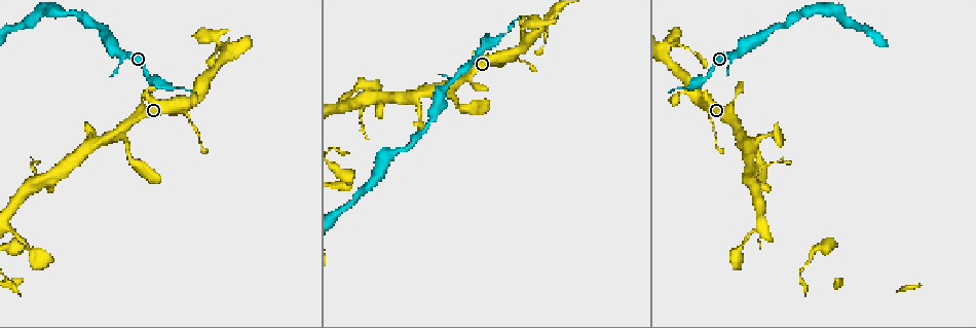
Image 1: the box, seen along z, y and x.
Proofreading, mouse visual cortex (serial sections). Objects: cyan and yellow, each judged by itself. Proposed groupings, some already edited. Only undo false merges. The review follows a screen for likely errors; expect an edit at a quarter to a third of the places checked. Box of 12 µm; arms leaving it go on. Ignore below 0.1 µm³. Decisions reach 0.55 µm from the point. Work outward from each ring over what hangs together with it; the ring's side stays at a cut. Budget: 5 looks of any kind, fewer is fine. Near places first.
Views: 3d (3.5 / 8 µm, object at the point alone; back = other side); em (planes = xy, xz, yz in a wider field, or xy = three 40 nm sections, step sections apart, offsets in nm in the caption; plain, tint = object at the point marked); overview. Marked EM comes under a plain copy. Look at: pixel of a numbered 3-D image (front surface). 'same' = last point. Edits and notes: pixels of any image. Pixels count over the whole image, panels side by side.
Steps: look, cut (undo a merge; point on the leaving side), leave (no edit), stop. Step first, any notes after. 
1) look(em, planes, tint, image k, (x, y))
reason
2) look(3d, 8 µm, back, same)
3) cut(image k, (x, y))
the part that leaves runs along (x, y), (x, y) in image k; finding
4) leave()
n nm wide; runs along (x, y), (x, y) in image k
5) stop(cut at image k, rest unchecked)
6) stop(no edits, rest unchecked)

look(3d, 3.5 µm, image 1, (673, 46))
sharp bend

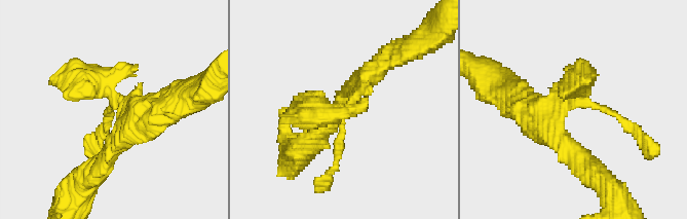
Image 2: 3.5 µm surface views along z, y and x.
look(em, xy, step 1, tint, image 2, (571, 99))
shape alone is not enough

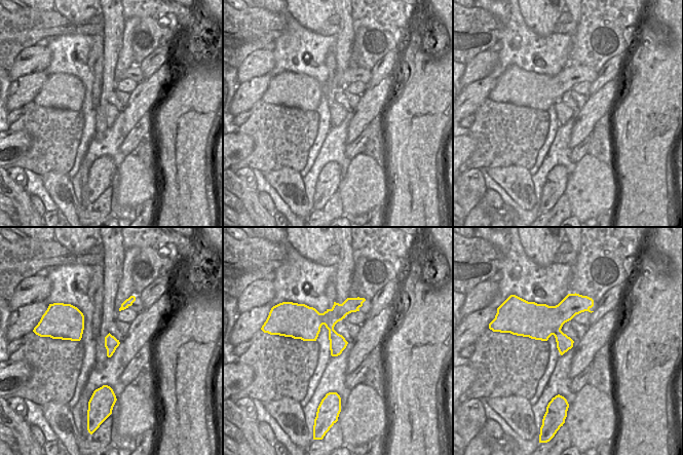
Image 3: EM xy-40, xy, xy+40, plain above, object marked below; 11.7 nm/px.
leave()
190 nm wide; runs along (120, 139), (132, 101), (61, 78) in image 2; continuous, no second cell

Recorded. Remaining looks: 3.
look(3d, 3.5 µm, image 1, (738, 130))
three-way junction

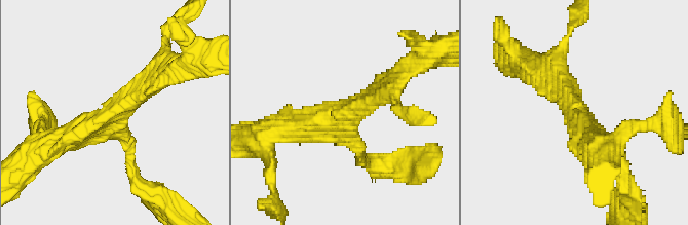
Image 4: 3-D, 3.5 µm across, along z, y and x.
look(em, xy, step 2, tint, image 4, (343, 114))
3 arms; arms of 200, 300, 350 nm; now the EM

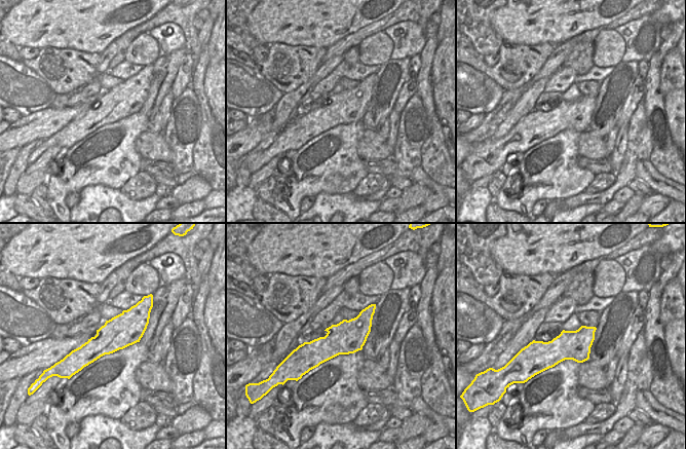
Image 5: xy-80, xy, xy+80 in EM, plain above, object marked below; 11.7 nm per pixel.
leave()
runs along (163, 73), (142, 92), (56, 143) in image 4; continuous, no second cell

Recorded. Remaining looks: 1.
stop(no edits, rest unchecked)

